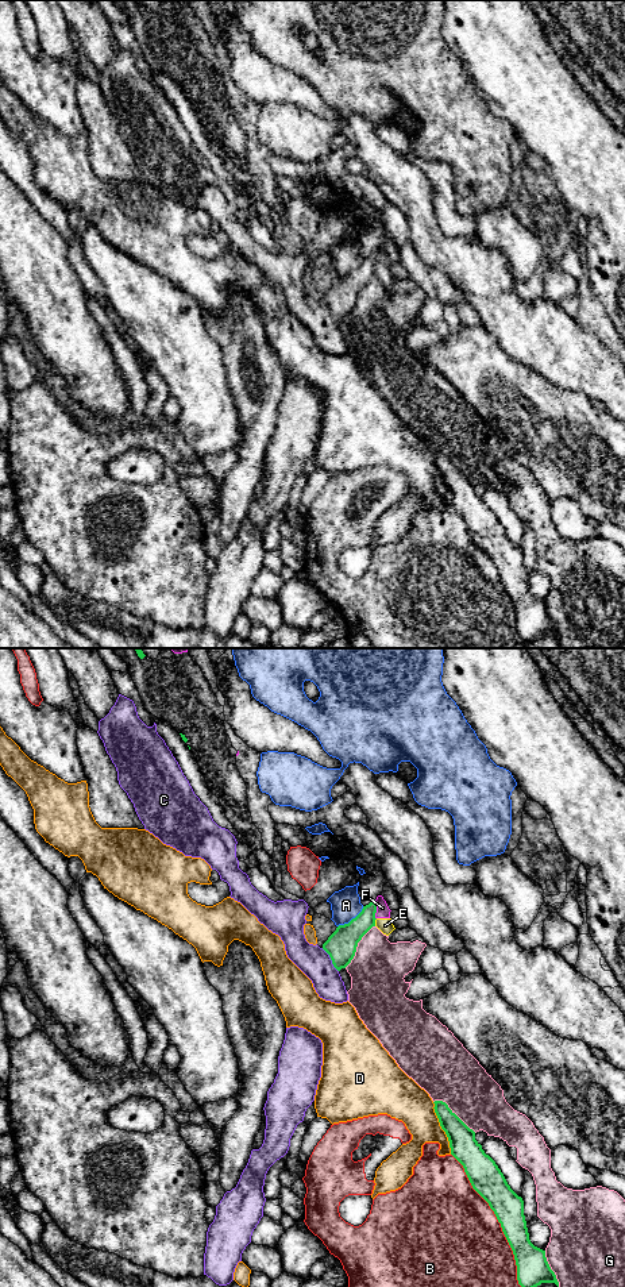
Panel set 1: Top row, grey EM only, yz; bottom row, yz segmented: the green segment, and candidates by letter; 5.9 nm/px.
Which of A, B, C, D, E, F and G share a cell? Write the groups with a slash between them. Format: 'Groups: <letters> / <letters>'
Groups: A / B / C / D / E F G

